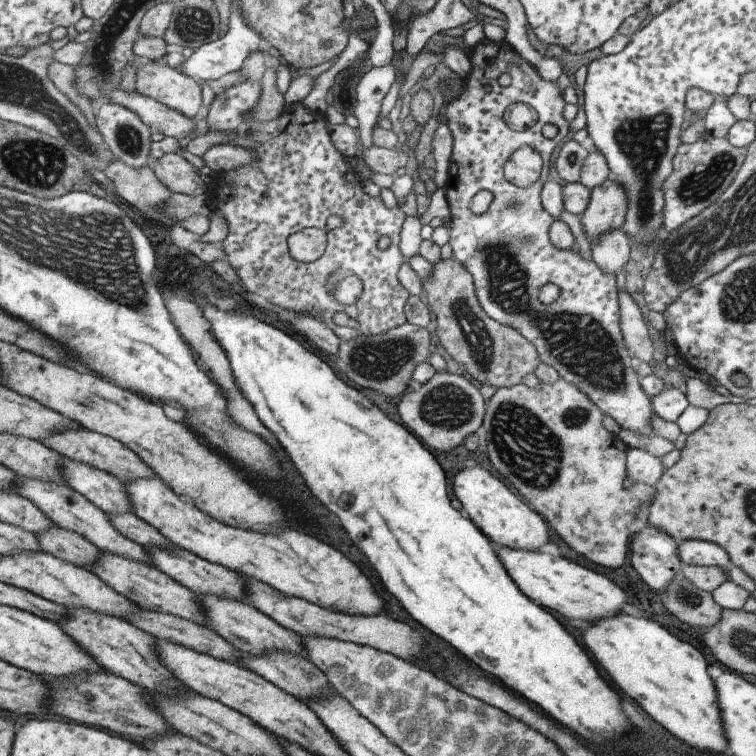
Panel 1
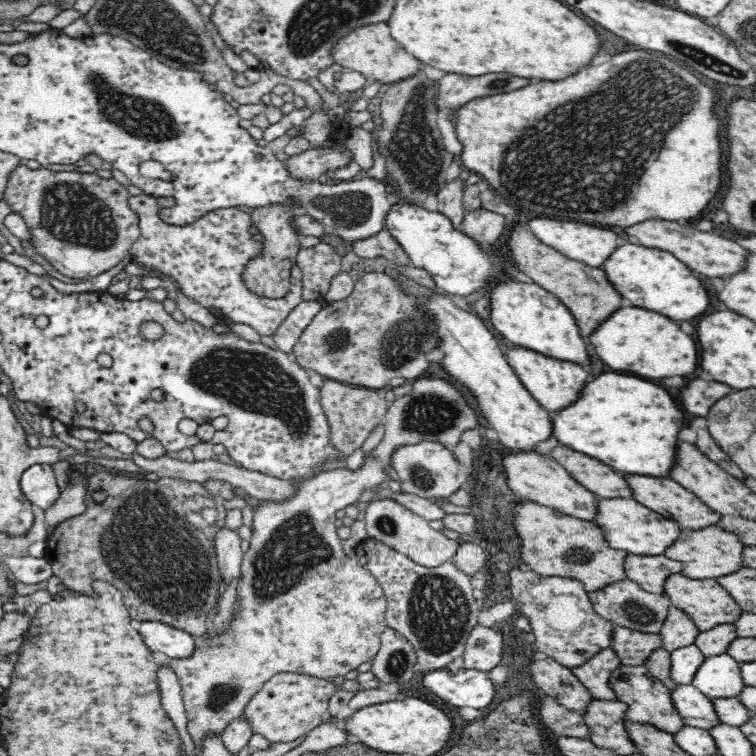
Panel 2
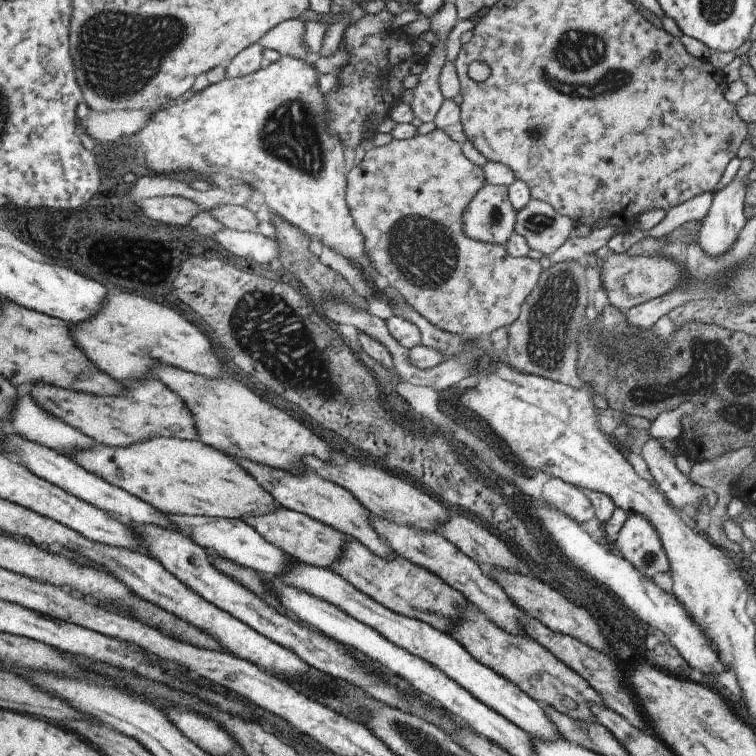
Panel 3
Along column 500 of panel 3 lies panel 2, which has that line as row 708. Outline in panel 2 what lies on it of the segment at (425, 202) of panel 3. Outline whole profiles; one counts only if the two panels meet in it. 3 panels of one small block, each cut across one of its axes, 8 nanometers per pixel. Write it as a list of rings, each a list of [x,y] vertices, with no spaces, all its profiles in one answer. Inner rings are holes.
[[[280,672],[271,676],[262,688],[250,699],[243,710],[243,716],[250,721],[254,734],[262,734],[269,741],[288,742],[296,737],[309,733],[318,724],[322,723],[327,715],[326,708],[337,688],[354,692],[364,688],[357,679],[343,679],[341,683],[335,679],[316,678],[294,672]]]

